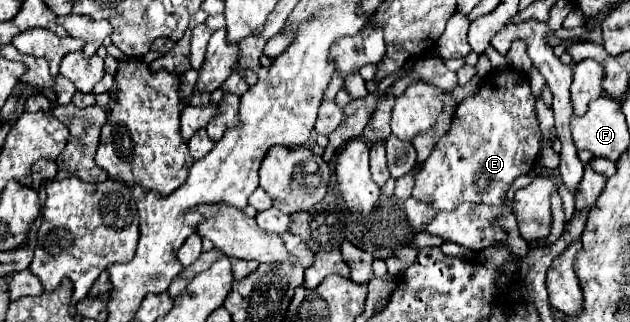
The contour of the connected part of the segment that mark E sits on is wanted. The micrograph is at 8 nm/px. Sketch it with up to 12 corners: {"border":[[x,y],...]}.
{"border":[[529,74],[483,78],[415,174],[437,212],[499,206],[541,146]]}

